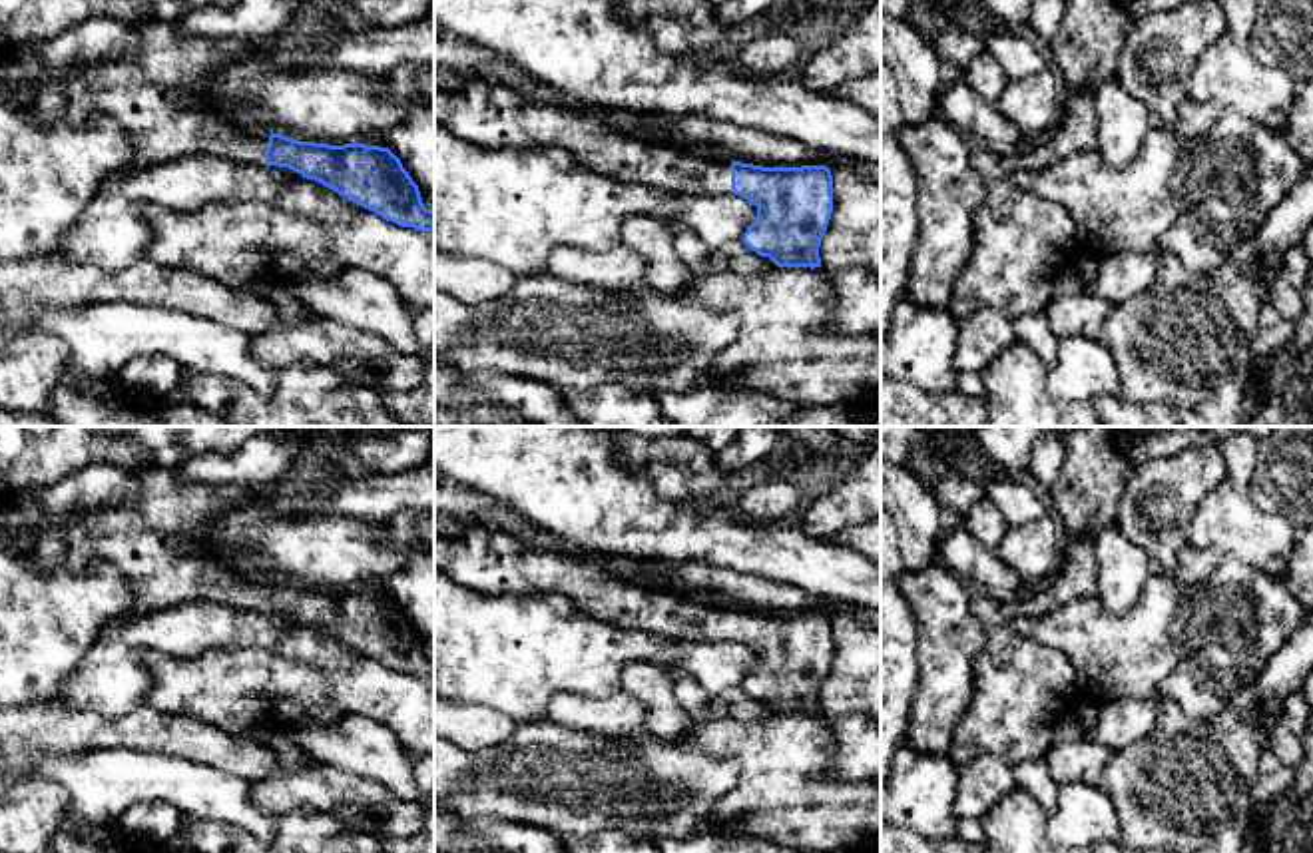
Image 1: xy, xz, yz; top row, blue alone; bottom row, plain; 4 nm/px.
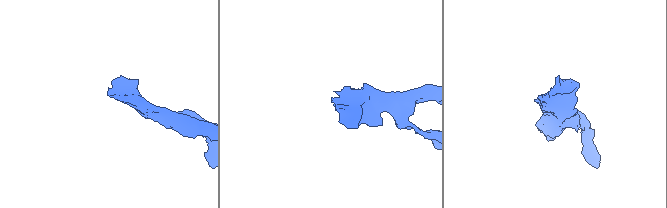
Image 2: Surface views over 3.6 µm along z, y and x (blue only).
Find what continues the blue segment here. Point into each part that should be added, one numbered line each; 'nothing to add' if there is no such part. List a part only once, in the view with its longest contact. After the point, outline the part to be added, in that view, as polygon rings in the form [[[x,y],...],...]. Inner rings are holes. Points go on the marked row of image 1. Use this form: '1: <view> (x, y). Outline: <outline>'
1: xy (156, 94). Outline: [[[143,20],[133,26],[141,34],[141,44],[133,54],[98,60],[86,70],[76,70],[62,78],[44,76],[36,84],[36,100],[26,108],[30,116],[44,124],[72,126],[84,126],[98,116],[106,116],[126,130],[133,143],[133,159],[128,167],[102,177],[100,189],[187,153],[209,153],[231,161],[265,165],[271,132],[209,108],[203,96],[207,94],[207,78],[213,72],[251,56],[275,52],[281,46],[281,34],[257,40],[209,40],[181,34],[173,24],[157,20]]]

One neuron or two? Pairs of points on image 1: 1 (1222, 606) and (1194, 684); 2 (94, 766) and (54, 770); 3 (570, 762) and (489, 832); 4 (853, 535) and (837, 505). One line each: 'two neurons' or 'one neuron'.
1: one neuron
2: one neuron
3: two neurons
4: two neurons

